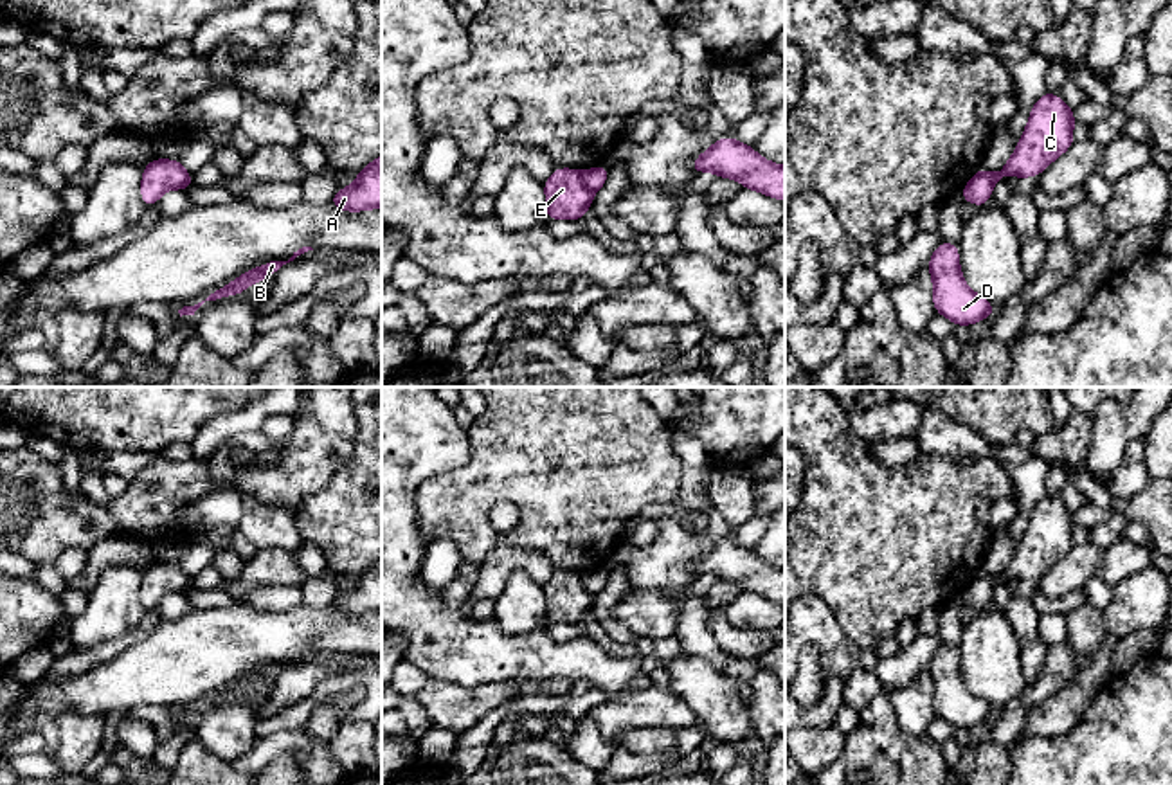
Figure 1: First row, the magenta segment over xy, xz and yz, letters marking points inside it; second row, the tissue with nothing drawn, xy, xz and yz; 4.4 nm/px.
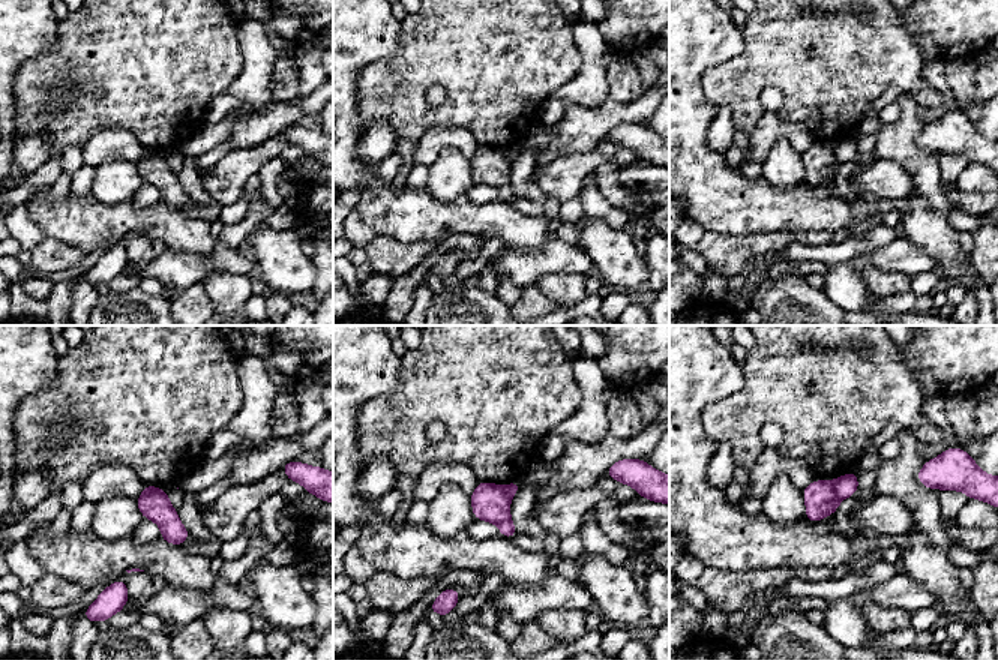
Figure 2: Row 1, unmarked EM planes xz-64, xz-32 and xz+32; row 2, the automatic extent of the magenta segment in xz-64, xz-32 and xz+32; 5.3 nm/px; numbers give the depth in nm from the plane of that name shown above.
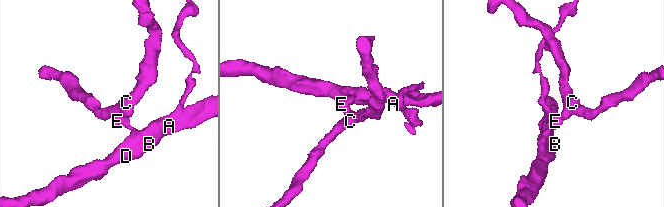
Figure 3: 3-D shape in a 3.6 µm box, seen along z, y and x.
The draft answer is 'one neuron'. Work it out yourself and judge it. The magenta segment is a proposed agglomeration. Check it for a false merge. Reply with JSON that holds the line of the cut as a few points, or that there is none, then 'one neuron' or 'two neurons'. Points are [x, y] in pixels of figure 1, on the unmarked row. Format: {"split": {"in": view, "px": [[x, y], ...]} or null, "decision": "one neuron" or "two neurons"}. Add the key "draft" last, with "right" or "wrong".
{"split": {"in": "xz", "px": [[580, 577], [593, 596]]}, "decision": "two neurons", "draft": "wrong"}

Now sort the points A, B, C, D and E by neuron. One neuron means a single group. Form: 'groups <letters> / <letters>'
groups A B D / C E

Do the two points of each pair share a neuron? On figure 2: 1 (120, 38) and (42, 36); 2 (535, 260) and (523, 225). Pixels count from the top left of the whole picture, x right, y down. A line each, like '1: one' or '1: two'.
1: two
2: two

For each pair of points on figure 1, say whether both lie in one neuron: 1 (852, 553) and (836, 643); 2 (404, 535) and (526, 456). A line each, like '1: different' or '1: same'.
1: different
2: different

